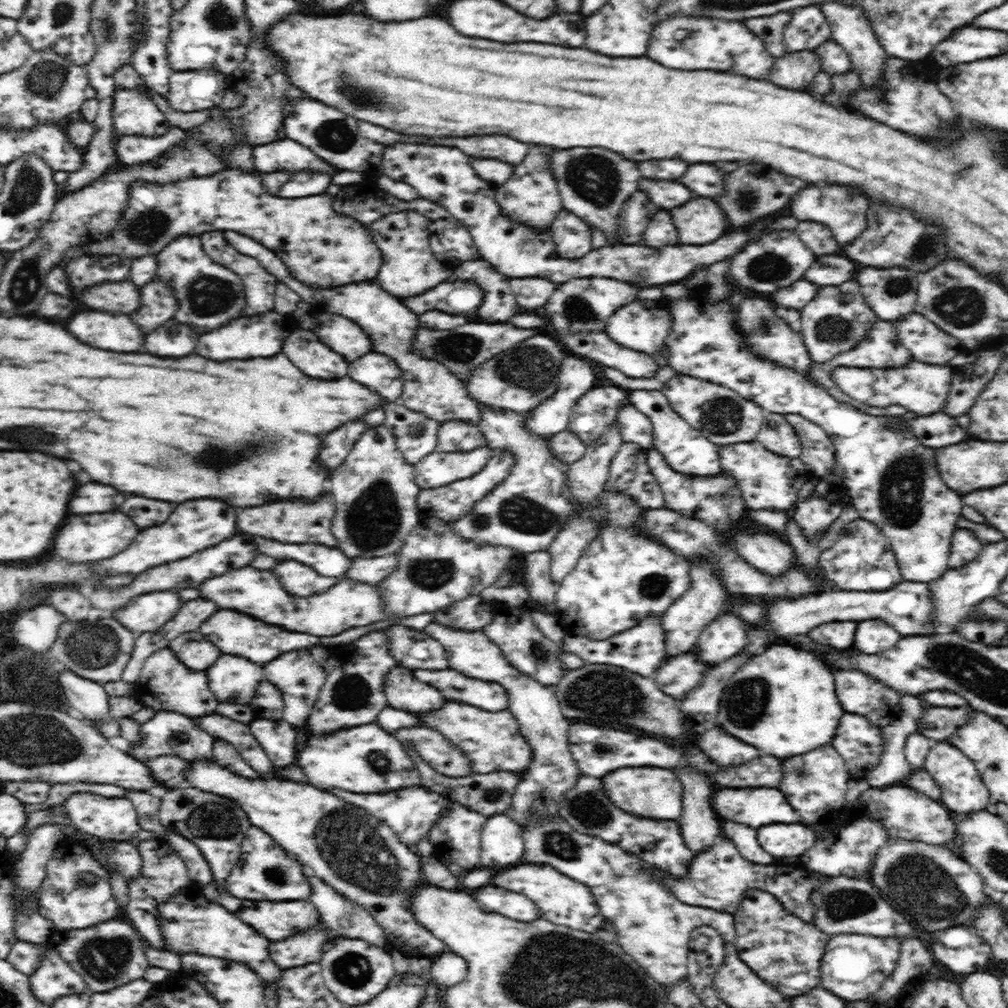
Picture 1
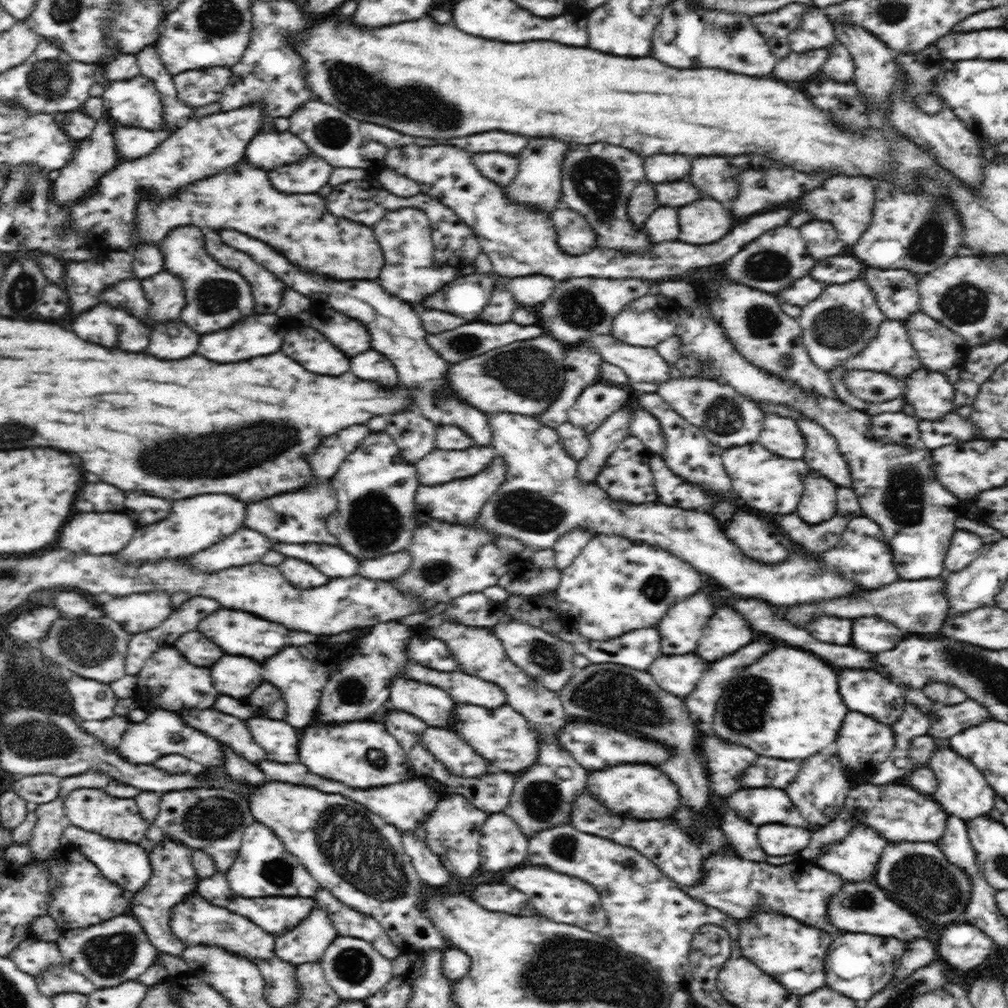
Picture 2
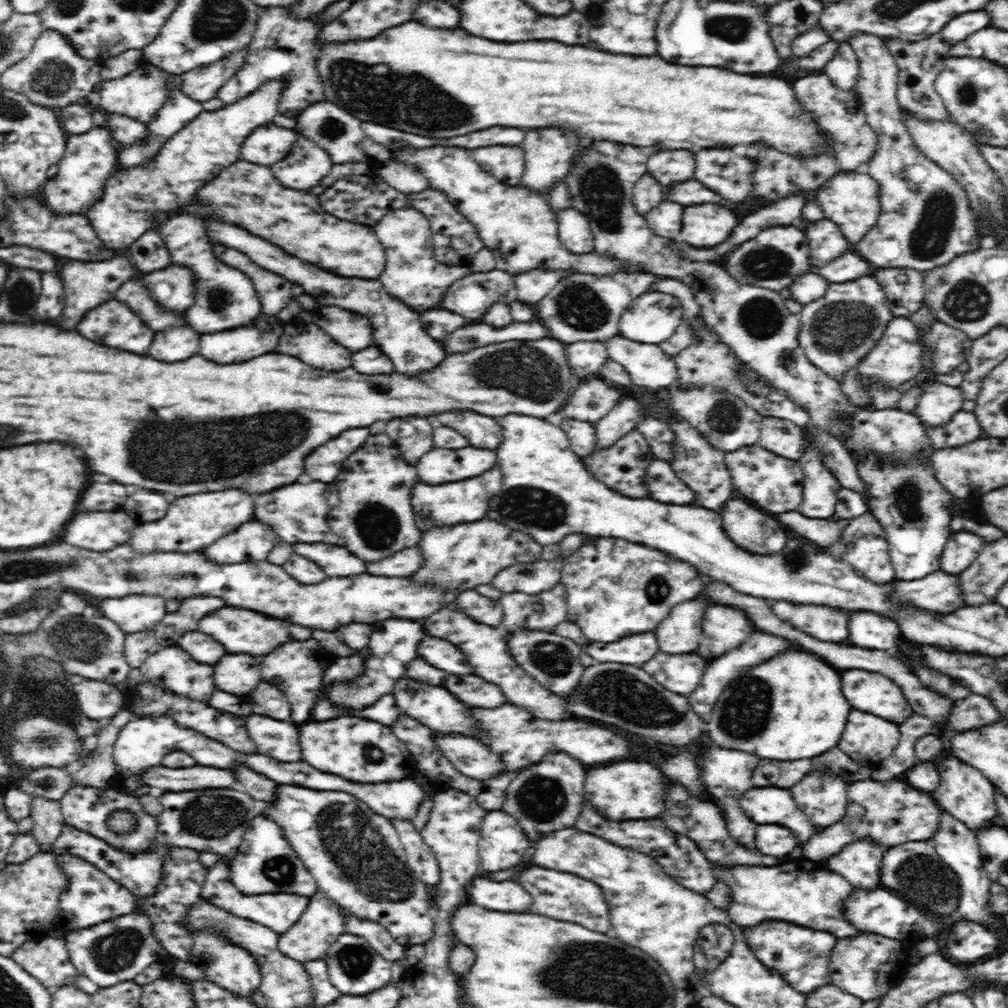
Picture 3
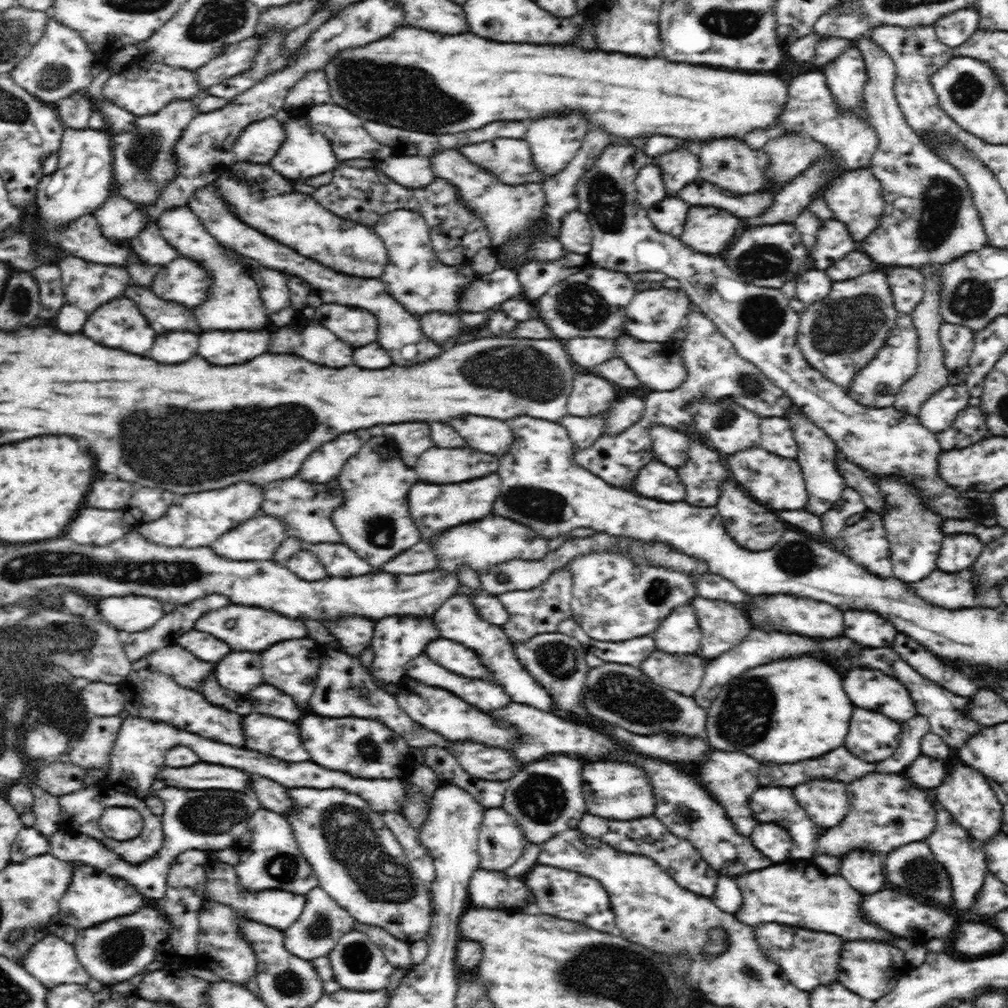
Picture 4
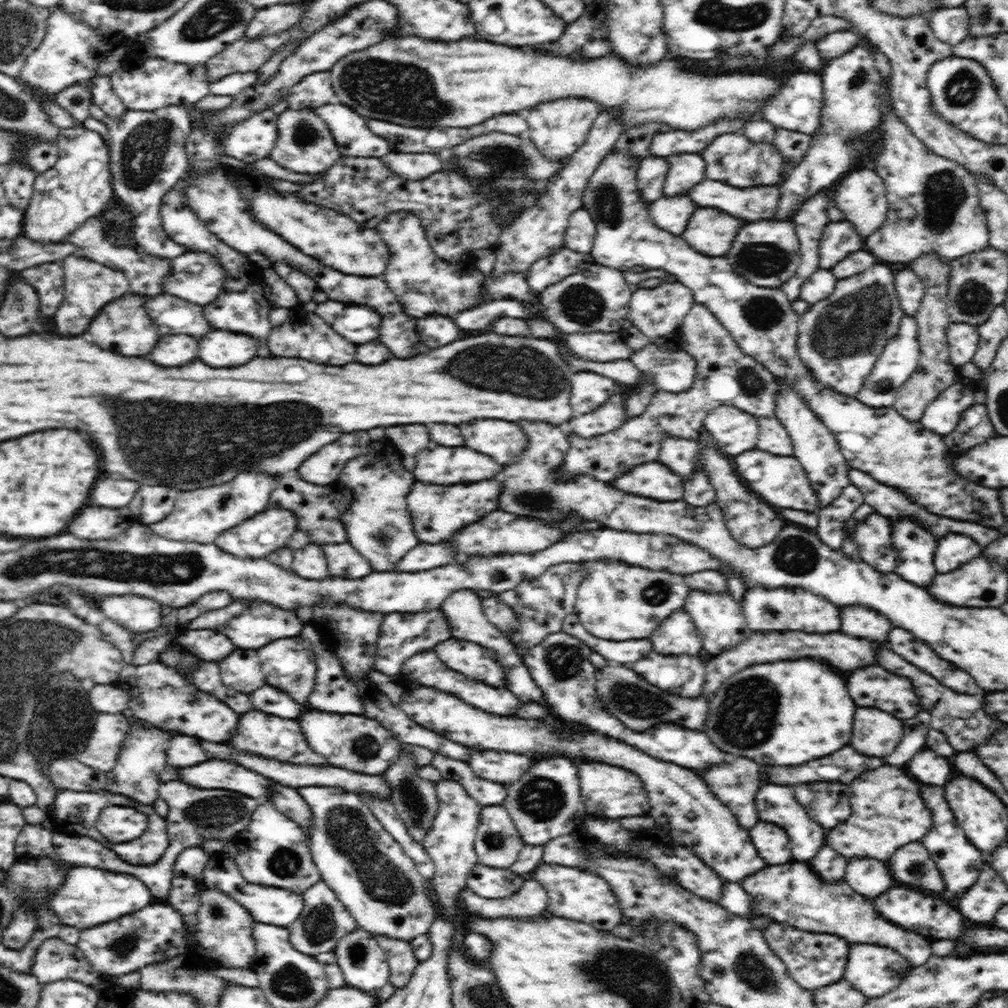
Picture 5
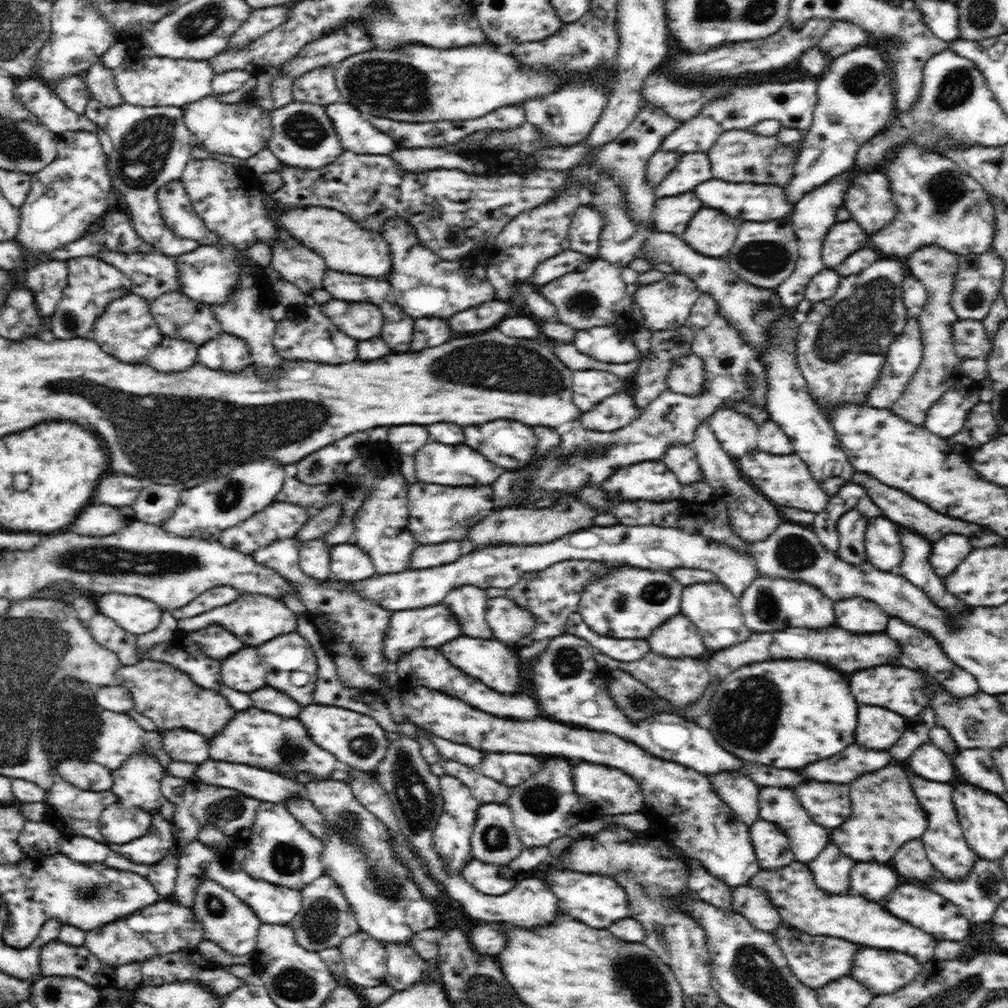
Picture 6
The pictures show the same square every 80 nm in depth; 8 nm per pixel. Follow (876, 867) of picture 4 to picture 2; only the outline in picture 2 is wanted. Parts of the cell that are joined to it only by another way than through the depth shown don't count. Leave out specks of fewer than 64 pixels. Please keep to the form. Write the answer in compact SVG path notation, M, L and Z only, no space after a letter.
M856 825L838 844L824 850L816 862L832 874L852 882L874 882L876 865L889 842L868 825Z

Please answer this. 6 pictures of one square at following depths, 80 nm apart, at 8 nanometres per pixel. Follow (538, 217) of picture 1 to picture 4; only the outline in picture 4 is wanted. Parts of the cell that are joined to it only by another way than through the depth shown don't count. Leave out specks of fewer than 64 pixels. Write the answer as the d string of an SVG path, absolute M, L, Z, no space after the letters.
M572 114L572 116L562 116L562 118L544 118L536 122L528 122L528 132L526 132L526 142L530 144L532 160L537 172L543 174L544 179L556 176L562 172L562 168L568 166L568 162L574 158L584 140L584 134L588 132L588 122L584 120L582 114Z

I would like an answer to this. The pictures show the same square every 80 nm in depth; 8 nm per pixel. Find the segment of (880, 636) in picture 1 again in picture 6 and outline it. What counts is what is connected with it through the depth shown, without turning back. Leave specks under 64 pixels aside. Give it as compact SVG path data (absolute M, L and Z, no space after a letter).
M852 596L848 600L836 600L836 622L840 628L854 634L874 634L884 632L888 615L871 600L862 596Z

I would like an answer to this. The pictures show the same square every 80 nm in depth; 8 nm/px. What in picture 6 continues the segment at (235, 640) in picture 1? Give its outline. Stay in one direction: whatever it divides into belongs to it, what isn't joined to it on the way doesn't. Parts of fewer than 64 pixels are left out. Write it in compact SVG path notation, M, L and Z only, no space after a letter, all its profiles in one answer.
M252 592L240 593L237 598L238 600L233 600L226 606L208 610L208 612L200 613L200 616L194 616L194 618L180 620L178 628L190 632L190 630L202 630L202 628L208 628L212 624L218 624L218 626L230 630L236 638L244 638L246 636L246 628L248 628L248 644L244 644L244 646L260 646L260 644L264 644L264 642L268 642L278 636L296 632L298 616L294 614L293 610L286 608L282 601L272 600L270 596Z

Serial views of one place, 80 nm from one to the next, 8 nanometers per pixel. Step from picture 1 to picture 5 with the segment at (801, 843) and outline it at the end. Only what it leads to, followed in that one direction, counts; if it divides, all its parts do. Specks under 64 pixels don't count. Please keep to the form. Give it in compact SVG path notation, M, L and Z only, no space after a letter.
M758 822L750 830L750 836L765 866L780 866L793 860L792 852L788 848L788 834L780 826Z

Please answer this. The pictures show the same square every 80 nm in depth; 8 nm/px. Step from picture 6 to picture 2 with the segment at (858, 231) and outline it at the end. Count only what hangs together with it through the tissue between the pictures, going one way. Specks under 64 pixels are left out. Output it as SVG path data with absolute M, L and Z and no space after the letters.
M806 222L800 228L800 234L808 246L808 252L812 258L824 258L824 256L836 256L836 254L844 254L846 246L838 240L836 230L832 228L832 224L824 224L824 222Z

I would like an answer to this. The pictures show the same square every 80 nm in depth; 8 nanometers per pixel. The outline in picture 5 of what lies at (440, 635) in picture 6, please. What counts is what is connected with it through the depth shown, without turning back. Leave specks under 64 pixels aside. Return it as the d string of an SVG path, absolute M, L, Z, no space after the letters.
M440 609L424 610L418 613L396 612L386 614L378 640L376 669L382 674L395 676L395 678L400 677L401 667L404 664L404 660L408 660L408 656L414 656L416 652L434 648L438 642L448 640L450 634L446 617Z

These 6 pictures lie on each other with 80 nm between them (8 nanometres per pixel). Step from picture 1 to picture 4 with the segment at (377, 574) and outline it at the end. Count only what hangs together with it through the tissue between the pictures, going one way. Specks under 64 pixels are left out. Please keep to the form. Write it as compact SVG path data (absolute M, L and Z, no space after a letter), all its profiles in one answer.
M421 540L408 550L400 552L398 556L385 562L379 569L380 572L390 574L412 575L420 572L432 571L437 568L437 556L428 541Z

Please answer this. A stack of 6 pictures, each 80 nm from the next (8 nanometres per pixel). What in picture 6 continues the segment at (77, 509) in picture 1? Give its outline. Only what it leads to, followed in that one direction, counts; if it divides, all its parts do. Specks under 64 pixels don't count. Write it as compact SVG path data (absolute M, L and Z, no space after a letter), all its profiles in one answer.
M110 476L100 480L100 488L96 488L96 496L92 504L108 504L108 506L130 506L142 490L142 482L134 476Z

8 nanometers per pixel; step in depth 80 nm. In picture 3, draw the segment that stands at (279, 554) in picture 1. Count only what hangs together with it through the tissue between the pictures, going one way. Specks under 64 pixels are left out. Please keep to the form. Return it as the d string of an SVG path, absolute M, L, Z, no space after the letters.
M294 543L293 552L316 562L328 576L344 578L366 573L367 562L347 548L332 544Z

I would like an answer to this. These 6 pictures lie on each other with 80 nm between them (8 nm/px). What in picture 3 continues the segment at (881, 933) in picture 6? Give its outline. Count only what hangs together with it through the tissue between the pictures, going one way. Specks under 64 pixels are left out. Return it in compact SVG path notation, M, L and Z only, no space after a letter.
M789 859L786 864L780 863L780 866L724 867L714 864L713 875L717 881L725 882L729 886L731 901L725 911L741 927L756 926L765 920L782 920L829 932L839 939L848 939L848 936L858 934L858 930L842 914L842 904L852 892L853 886L841 874L816 870L816 866L806 872Z

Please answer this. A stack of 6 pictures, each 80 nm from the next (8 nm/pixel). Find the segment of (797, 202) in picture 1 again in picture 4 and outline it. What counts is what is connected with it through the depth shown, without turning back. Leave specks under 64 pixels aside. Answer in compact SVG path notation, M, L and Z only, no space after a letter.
M869 168L843 170L823 190L822 197L830 206L830 210L834 212L834 218L846 224L846 228L854 240L862 240L870 232L874 232L874 228L878 228L880 216L882 216L882 187L881 182Z

